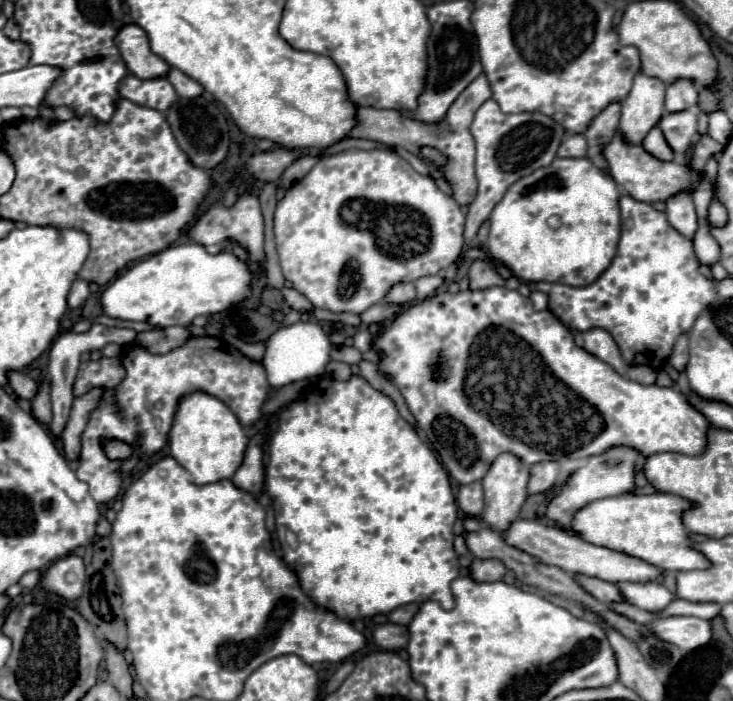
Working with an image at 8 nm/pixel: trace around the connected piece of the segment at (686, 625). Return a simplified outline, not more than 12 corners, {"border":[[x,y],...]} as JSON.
{"border":[[665,617],[649,625],[685,651],[713,639],[711,621]]}

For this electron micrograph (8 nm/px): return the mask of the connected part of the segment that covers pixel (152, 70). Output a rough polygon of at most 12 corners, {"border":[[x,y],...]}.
{"border":[[123,25],[115,45],[133,75],[155,79],[169,65],[139,25]]}

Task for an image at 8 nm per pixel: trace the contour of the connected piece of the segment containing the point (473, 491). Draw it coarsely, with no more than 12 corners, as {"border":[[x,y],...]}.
{"border":[[481,483],[461,485],[457,495],[459,509],[469,517],[483,511]]}

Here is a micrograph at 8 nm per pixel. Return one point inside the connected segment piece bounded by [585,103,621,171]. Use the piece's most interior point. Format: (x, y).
(603, 126)

